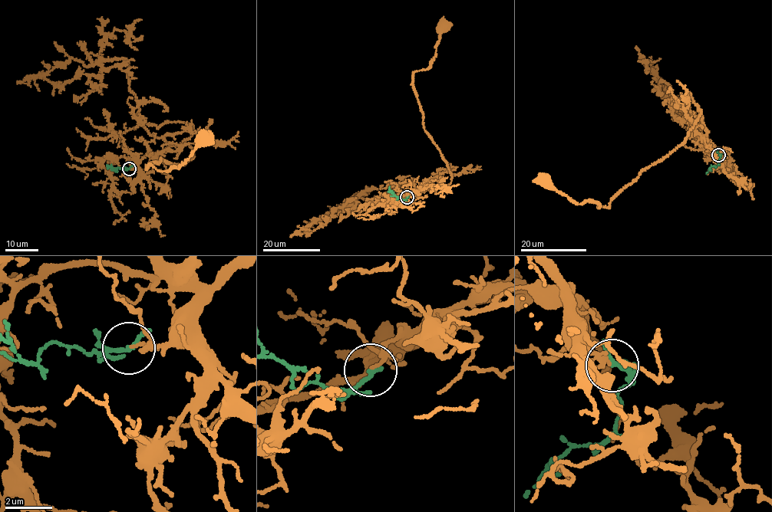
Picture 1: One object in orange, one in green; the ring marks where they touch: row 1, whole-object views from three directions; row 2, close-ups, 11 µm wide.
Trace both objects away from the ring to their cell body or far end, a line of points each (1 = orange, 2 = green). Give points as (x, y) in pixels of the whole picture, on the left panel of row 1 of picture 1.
1: (128, 168), (186, 143), (192, 159), (161, 159), (146, 168), (179, 167), (202, 137)
2: (128, 168), (114, 170), (112, 167), (108, 168)

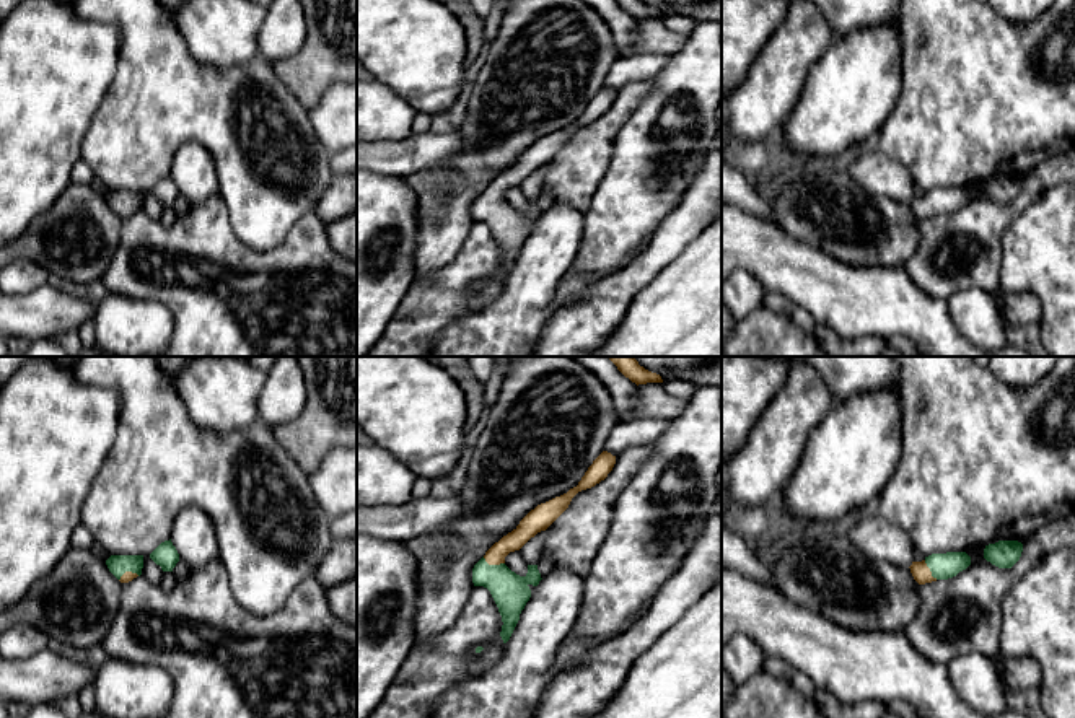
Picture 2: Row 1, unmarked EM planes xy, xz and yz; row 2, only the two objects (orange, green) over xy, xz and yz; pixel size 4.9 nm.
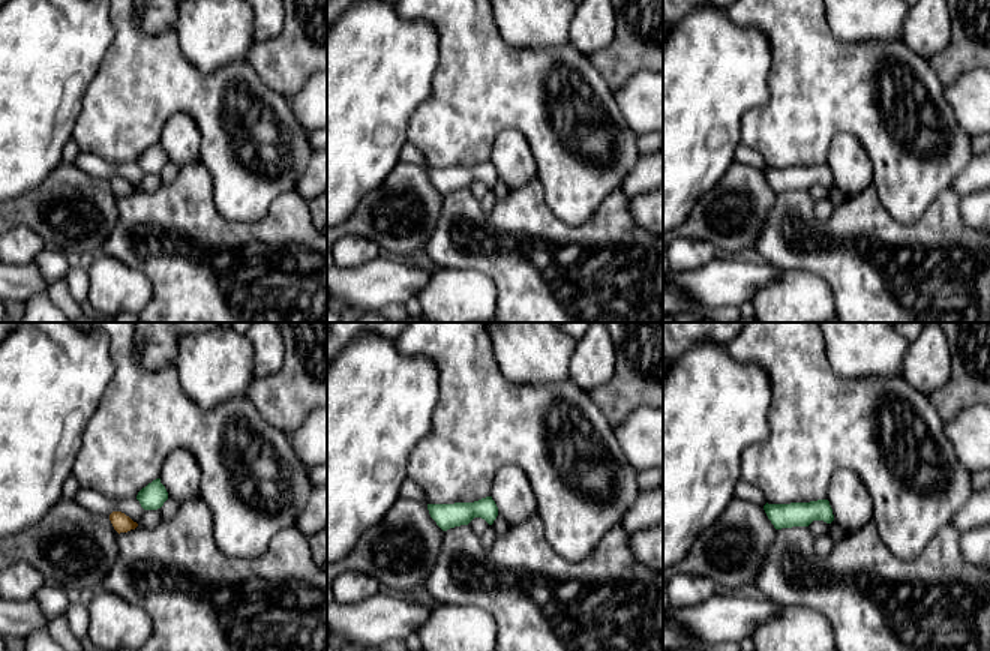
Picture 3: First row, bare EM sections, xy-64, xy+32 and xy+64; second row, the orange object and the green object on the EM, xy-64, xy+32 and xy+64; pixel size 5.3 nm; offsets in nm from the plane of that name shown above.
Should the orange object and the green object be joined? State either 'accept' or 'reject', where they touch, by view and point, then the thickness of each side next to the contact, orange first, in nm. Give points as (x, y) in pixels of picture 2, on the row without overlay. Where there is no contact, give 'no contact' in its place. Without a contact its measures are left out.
accept | xz (494, 199) | 100/190 nm

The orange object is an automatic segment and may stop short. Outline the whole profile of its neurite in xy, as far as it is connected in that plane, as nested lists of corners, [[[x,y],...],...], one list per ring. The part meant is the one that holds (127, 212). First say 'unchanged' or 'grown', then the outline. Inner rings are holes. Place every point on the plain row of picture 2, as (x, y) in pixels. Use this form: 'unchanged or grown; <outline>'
grown; [[[111,190],[106,200],[121,218],[129,218],[142,210],[143,190]]]

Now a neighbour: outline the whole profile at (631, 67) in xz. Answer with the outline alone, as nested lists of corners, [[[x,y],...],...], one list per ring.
[[[625,54],[609,68],[604,86],[619,91],[624,85],[638,80],[652,80],[666,65],[669,55],[665,54]]]

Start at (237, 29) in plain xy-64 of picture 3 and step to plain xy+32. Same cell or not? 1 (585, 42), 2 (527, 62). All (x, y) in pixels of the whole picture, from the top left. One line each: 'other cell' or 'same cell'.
1: other cell
2: other cell

